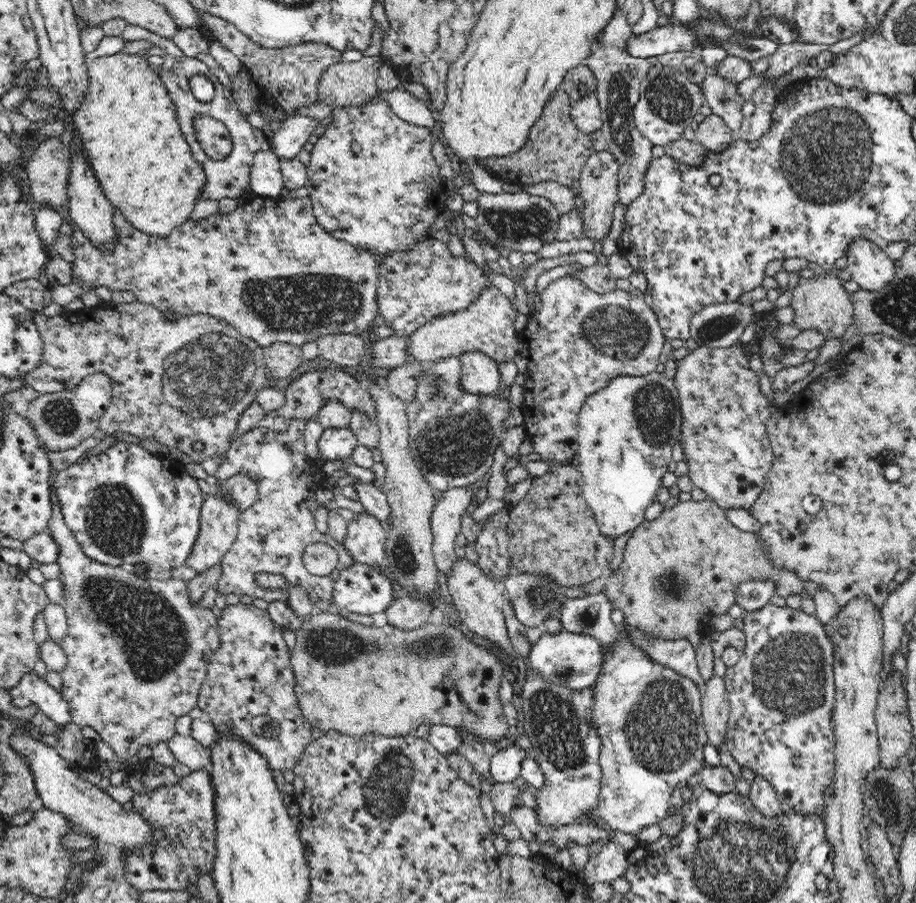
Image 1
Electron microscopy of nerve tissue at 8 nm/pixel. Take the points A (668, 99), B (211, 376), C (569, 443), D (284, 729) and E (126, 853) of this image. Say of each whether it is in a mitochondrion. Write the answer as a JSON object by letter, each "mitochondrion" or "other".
{"A":"mitochondrion","B":"mitochondrion","C":"other","D":"other","E":"other"}

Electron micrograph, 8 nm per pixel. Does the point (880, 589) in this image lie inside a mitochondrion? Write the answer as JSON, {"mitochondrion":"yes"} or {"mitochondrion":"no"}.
{"mitochondrion":"no"}

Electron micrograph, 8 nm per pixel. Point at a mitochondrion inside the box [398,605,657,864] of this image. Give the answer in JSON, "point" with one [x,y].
{"point":[557,728]}

